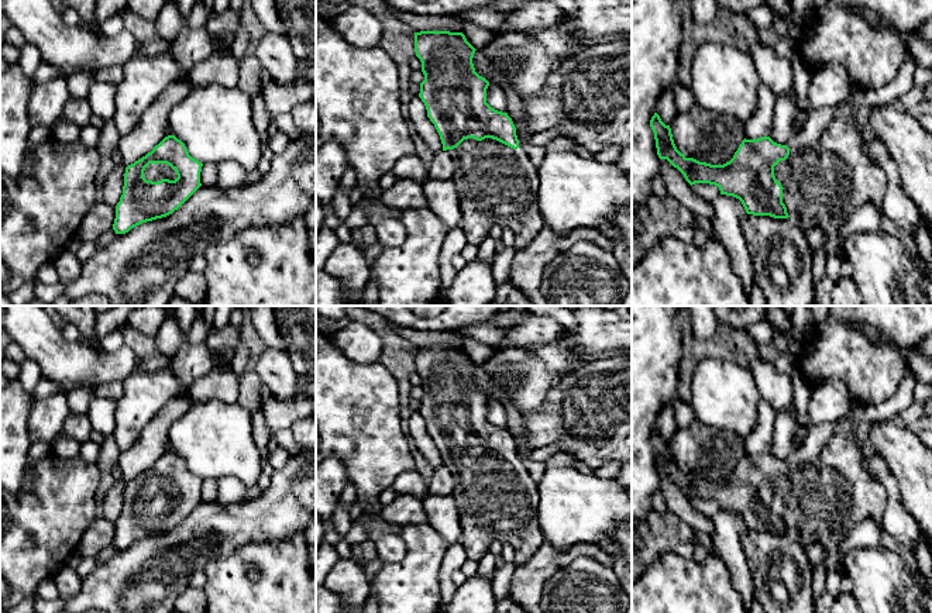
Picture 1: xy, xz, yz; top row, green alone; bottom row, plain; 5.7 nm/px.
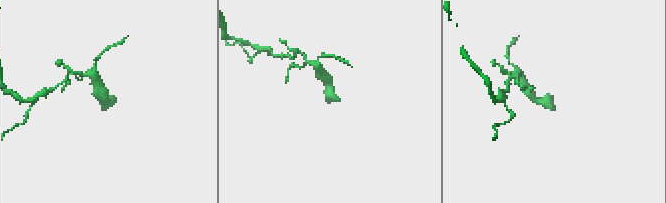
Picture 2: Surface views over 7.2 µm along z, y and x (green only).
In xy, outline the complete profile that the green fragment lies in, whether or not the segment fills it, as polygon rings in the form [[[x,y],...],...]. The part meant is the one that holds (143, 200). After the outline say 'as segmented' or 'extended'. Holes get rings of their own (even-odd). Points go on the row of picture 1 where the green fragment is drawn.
[[[175,135],[165,137],[151,152],[128,165],[116,206],[116,234],[178,210],[202,186],[202,166]]]; extended

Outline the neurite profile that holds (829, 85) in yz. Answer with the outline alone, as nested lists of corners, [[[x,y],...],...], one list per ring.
[[[826,63],[811,75],[808,103],[811,109],[833,107],[853,90],[847,70],[840,63]]]

